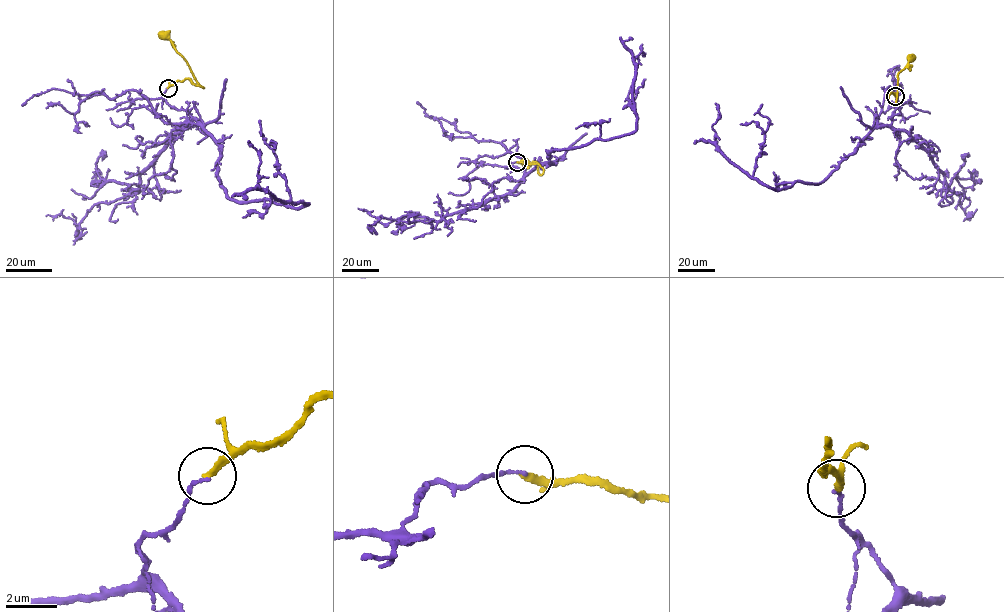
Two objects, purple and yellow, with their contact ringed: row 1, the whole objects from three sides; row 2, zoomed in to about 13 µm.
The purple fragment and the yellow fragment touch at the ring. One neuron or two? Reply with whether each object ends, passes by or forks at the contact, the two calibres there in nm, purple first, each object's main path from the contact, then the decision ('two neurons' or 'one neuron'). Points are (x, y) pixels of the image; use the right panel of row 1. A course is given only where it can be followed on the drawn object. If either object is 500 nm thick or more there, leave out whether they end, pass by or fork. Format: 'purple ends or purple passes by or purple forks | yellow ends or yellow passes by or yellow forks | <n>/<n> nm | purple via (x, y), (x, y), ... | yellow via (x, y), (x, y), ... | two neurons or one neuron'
purple ends | yellow ends | 120/240 nm | purple via (895, 96), (891, 124), (876, 126), (824, 179), (778, 190), (720, 152), (715, 103) | yellow via (895, 96), (895, 93), (890, 93), (889, 102), (895, 104), (898, 74), (911, 57) | two neurons

